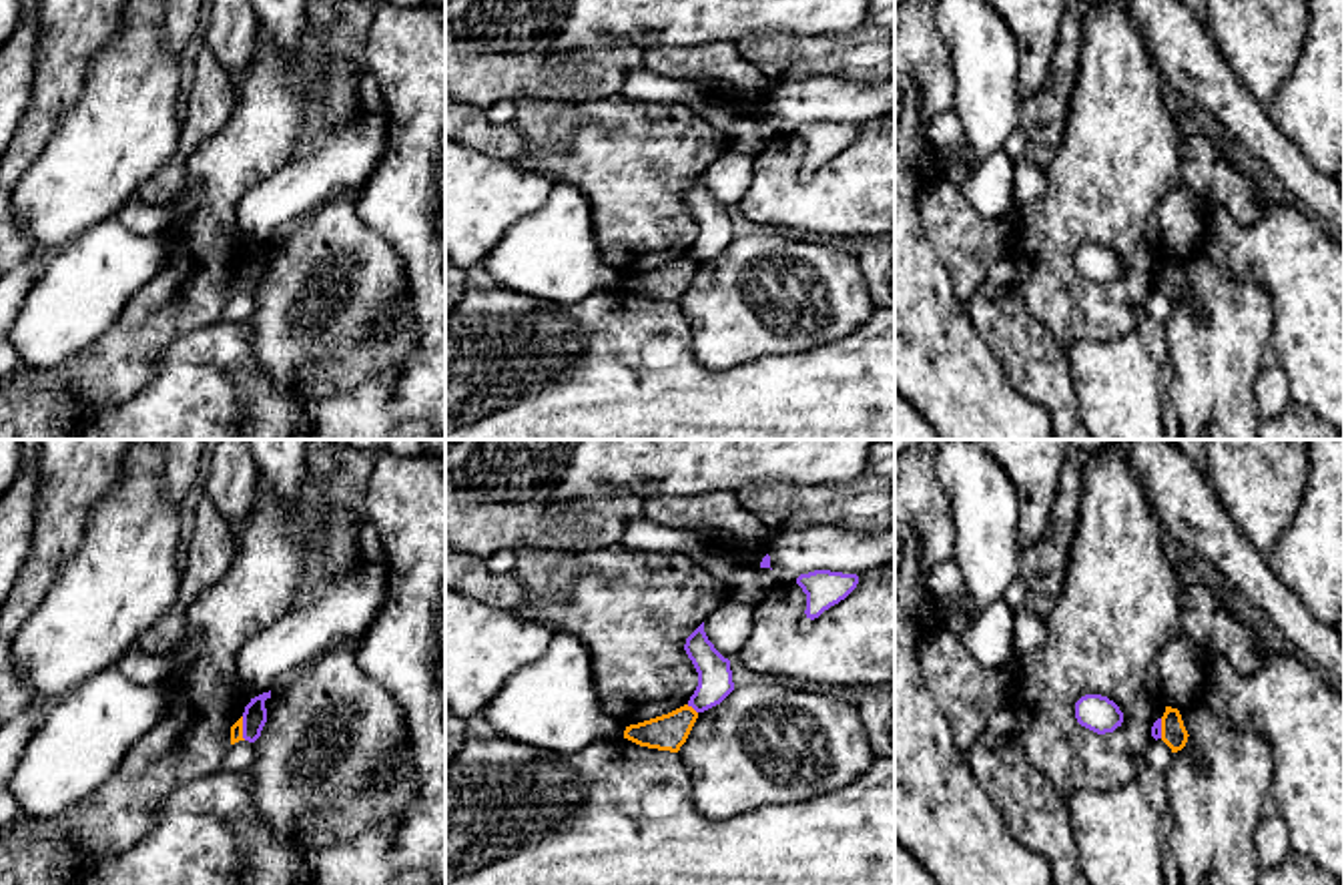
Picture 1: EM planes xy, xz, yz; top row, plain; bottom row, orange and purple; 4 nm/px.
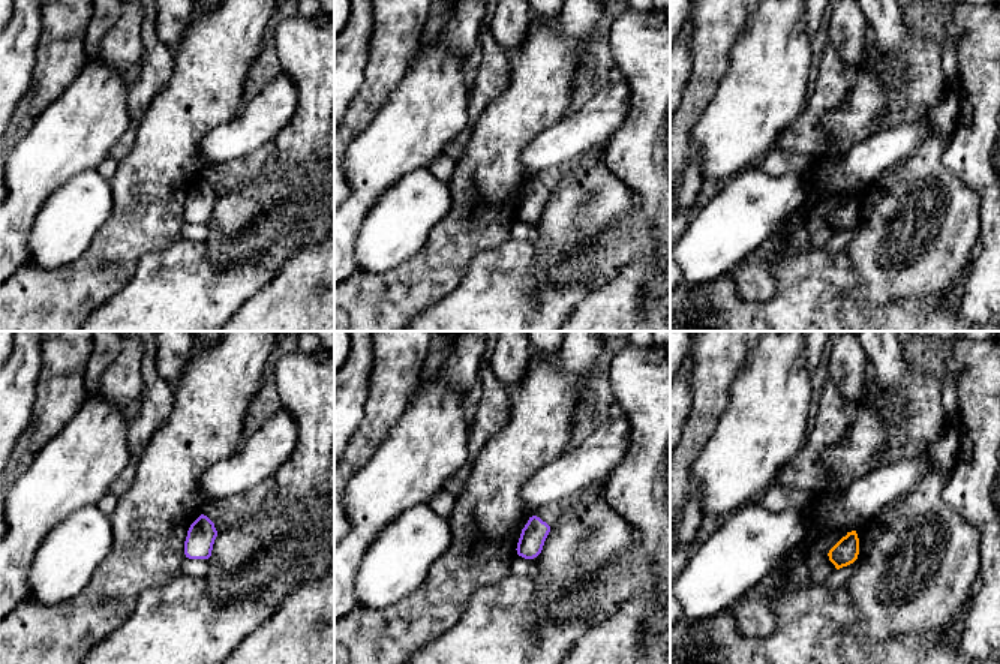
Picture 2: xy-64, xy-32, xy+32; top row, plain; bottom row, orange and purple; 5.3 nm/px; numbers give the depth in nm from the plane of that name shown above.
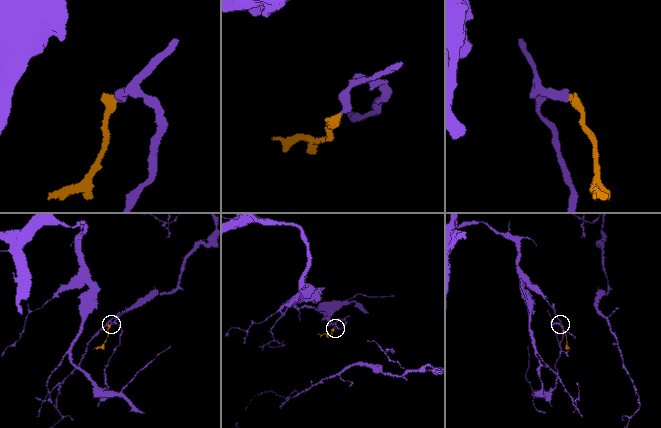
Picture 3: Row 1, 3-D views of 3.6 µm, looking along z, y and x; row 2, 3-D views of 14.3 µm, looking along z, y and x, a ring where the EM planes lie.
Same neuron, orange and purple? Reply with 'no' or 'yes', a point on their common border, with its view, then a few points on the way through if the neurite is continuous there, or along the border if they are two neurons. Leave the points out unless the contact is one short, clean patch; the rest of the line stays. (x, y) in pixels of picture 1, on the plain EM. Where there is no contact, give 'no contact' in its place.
no; meets orange in xy at (241, 279); border along xy (241, 267), (241, 285), (245, 289)

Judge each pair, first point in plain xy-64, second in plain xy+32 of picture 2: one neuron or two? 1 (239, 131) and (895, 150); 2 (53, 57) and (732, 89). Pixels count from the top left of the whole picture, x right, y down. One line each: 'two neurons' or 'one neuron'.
1: one neuron
2: two neurons

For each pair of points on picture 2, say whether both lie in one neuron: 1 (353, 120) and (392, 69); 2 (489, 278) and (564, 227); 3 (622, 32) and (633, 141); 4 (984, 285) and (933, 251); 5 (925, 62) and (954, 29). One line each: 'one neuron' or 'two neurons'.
1: one neuron
2: two neurons
3: one neuron
4: two neurons
5: two neurons

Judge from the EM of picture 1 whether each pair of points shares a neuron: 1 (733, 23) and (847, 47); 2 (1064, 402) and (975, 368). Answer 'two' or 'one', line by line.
1: two
2: two

